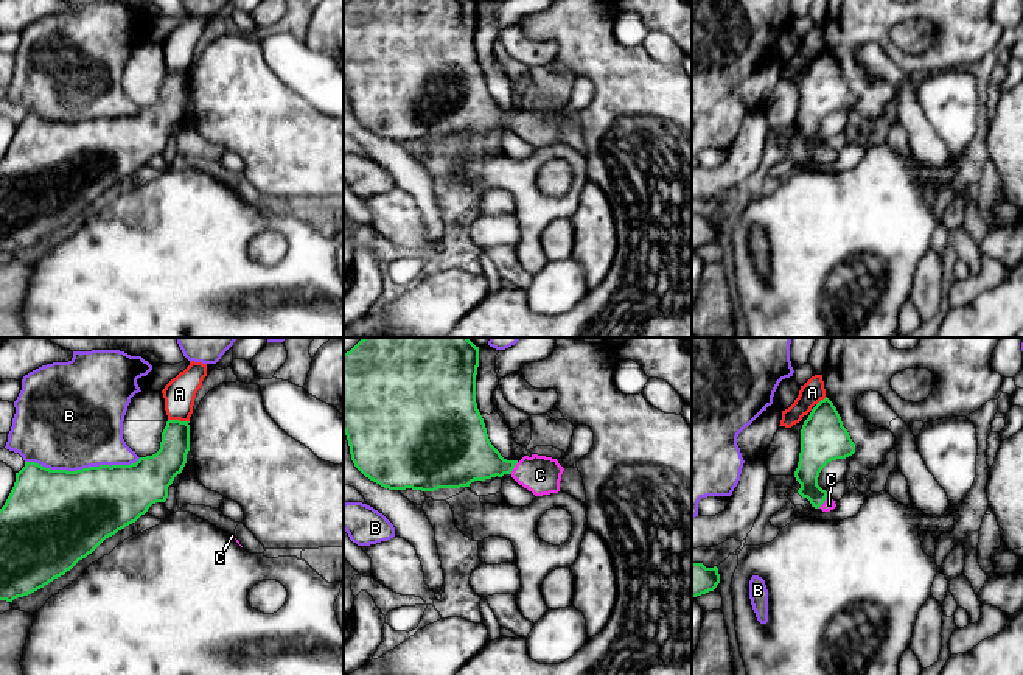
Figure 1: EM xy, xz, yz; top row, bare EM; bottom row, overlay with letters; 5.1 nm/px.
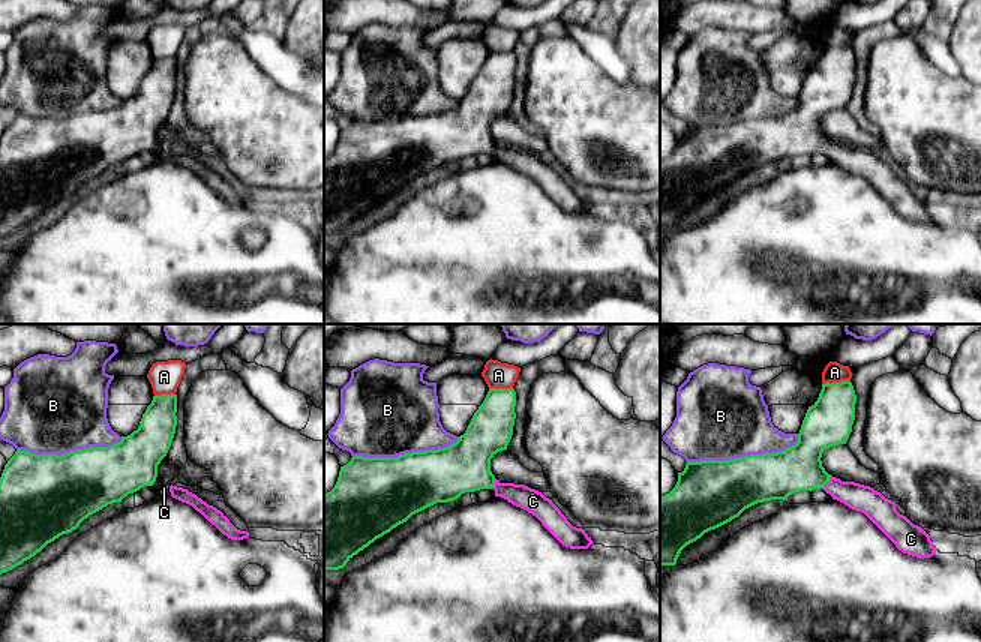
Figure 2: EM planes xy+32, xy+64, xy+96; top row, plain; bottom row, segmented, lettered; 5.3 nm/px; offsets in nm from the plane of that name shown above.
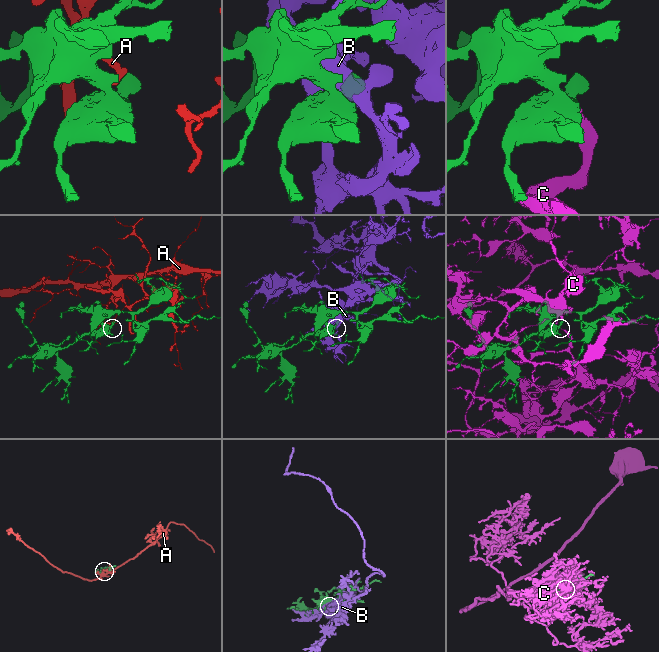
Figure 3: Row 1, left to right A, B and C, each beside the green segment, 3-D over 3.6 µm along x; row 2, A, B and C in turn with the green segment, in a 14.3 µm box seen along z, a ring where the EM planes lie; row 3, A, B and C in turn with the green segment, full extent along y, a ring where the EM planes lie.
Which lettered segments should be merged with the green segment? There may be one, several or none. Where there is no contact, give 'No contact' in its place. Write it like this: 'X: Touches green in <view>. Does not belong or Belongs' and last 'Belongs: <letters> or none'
A: Touches green in xy. Does not belong
B: Touches green in xy. Does not belong
C: Touches green in yz. Belongs
Belongs: C

